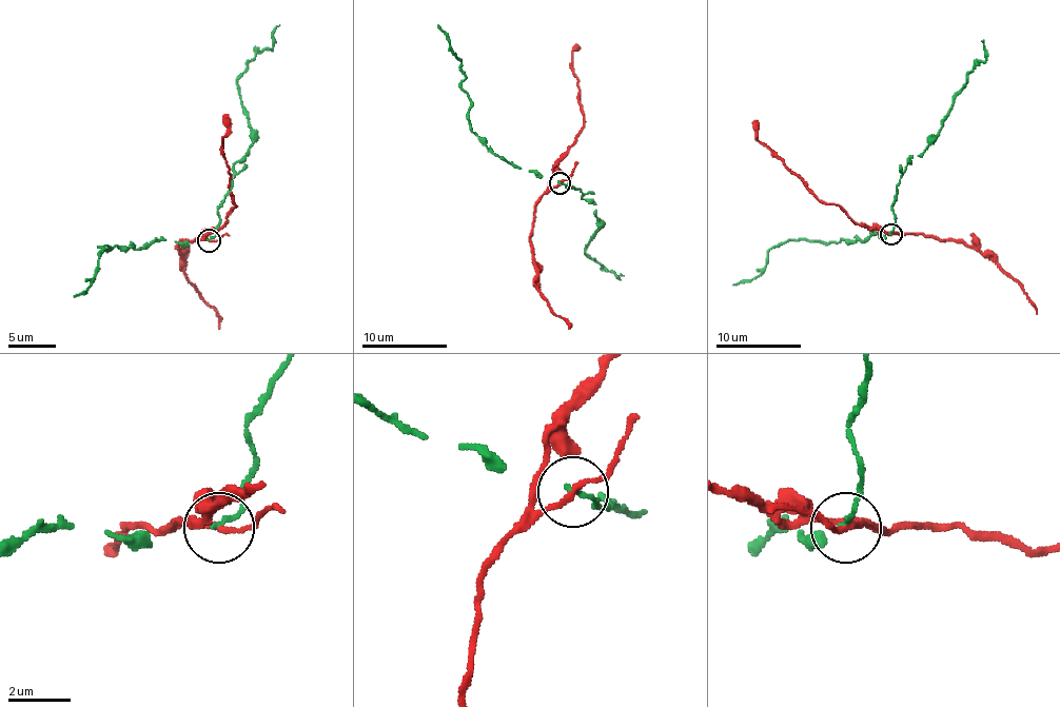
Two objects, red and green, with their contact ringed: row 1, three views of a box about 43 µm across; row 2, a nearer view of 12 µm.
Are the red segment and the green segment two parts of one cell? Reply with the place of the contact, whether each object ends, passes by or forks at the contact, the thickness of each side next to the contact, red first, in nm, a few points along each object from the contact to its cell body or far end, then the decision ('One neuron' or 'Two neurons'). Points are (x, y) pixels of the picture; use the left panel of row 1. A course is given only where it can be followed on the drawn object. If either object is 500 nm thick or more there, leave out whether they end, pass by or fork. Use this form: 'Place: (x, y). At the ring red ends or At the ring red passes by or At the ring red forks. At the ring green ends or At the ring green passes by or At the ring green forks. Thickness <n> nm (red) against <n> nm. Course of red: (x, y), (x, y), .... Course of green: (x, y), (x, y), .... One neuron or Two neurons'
Place: (209, 240). At the ring red passes by. At the ring green ends. Thickness 170 nm (red) against 140 nm. Course of red: (209, 240), (199, 238), (215, 231), (234, 208), (222, 139), (228, 135), (228, 114). Course of green: (209, 240), (253, 130), (236, 78), (258, 53), (270, 51), (279, 24). Two neurons

